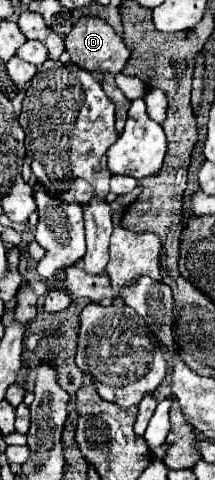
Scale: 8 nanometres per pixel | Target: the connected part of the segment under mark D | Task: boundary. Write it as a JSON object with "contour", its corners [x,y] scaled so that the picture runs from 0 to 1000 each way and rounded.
{"contour":[[[381,35],[363,48],[344,48],[335,65],[316,69],[307,85],[307,106],[326,110],[335,131],[353,131],[372,144],[400,148],[465,148],[465,152],[567,152],[577,135],[605,123],[605,106],[577,94],[567,77],[530,69],[530,60],[456,35]]]}

